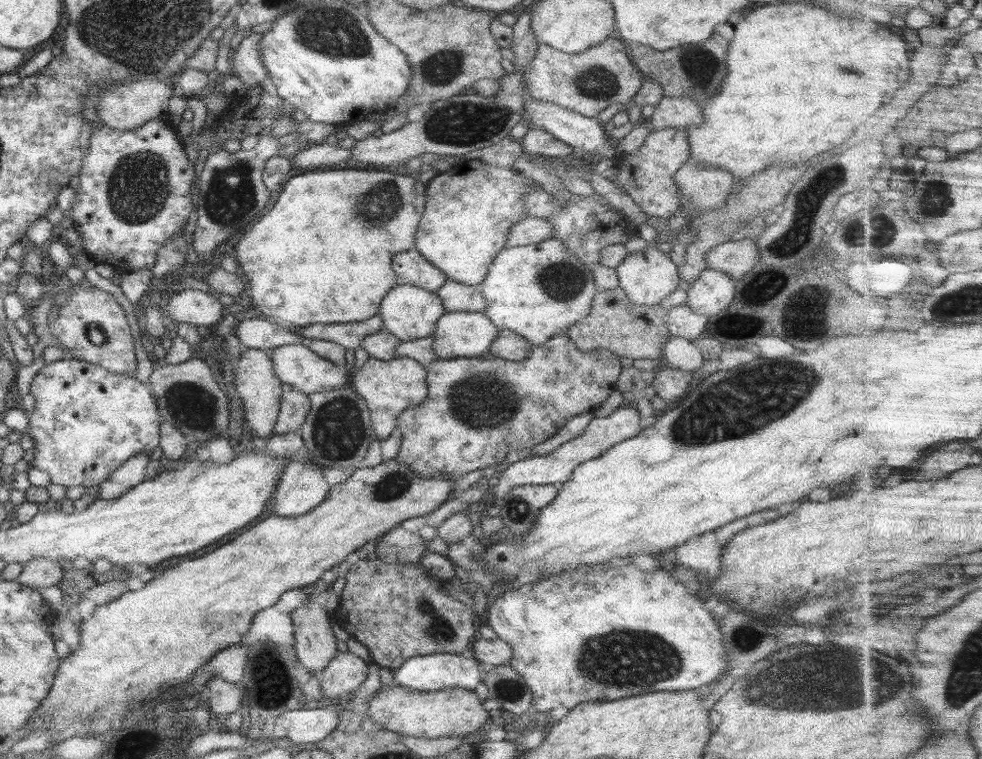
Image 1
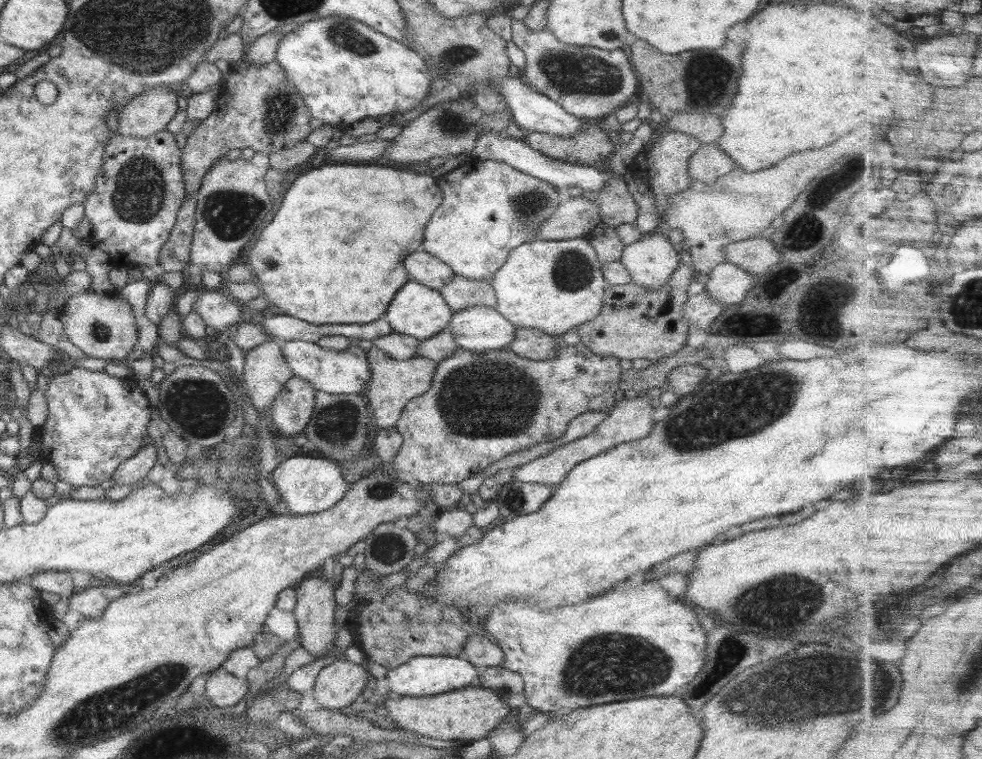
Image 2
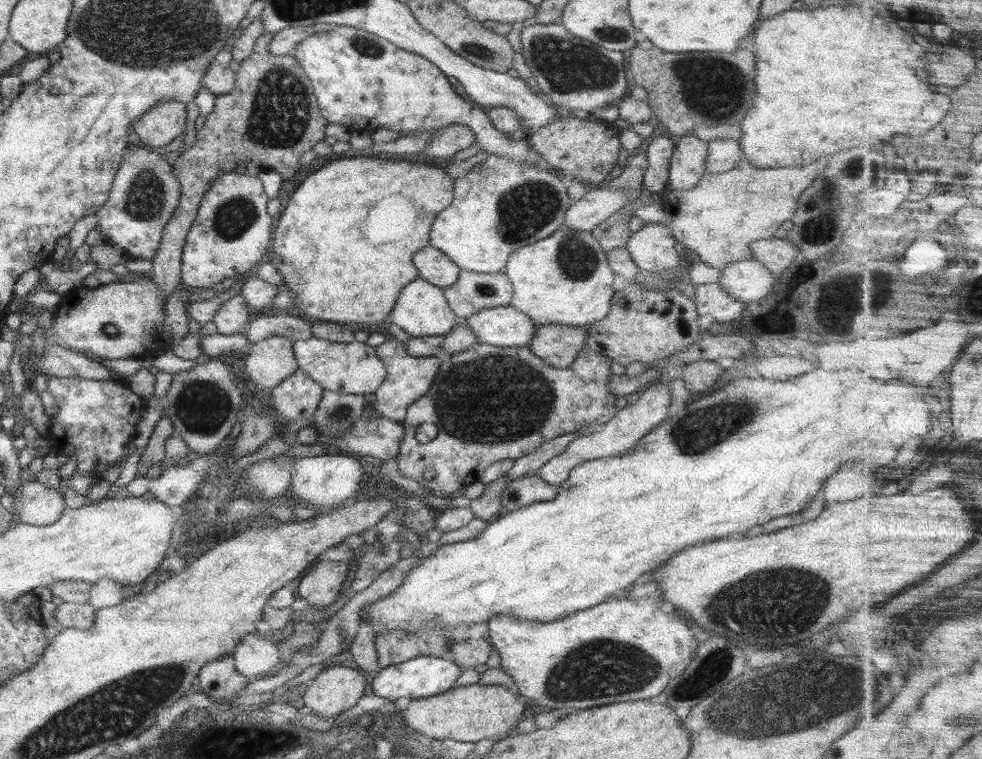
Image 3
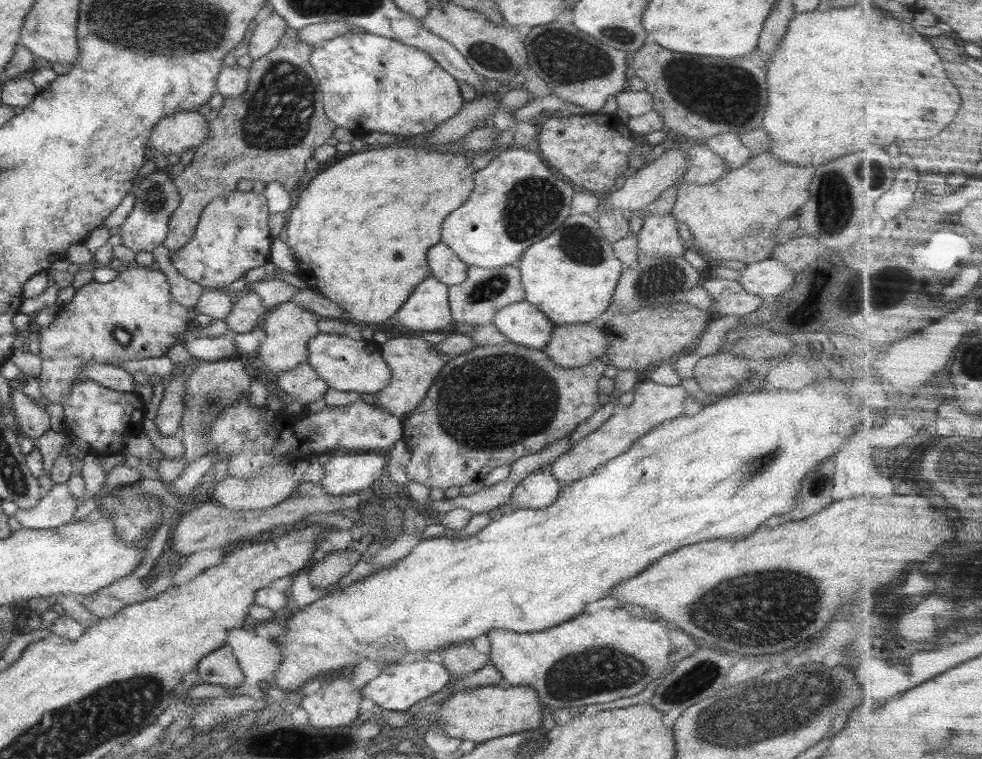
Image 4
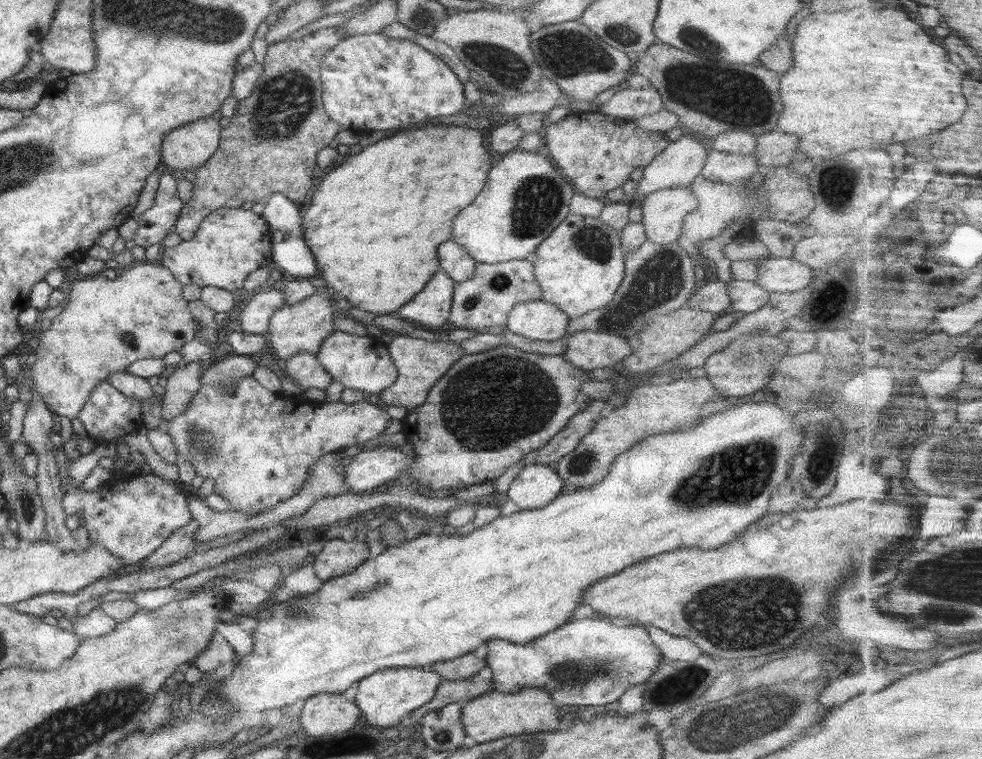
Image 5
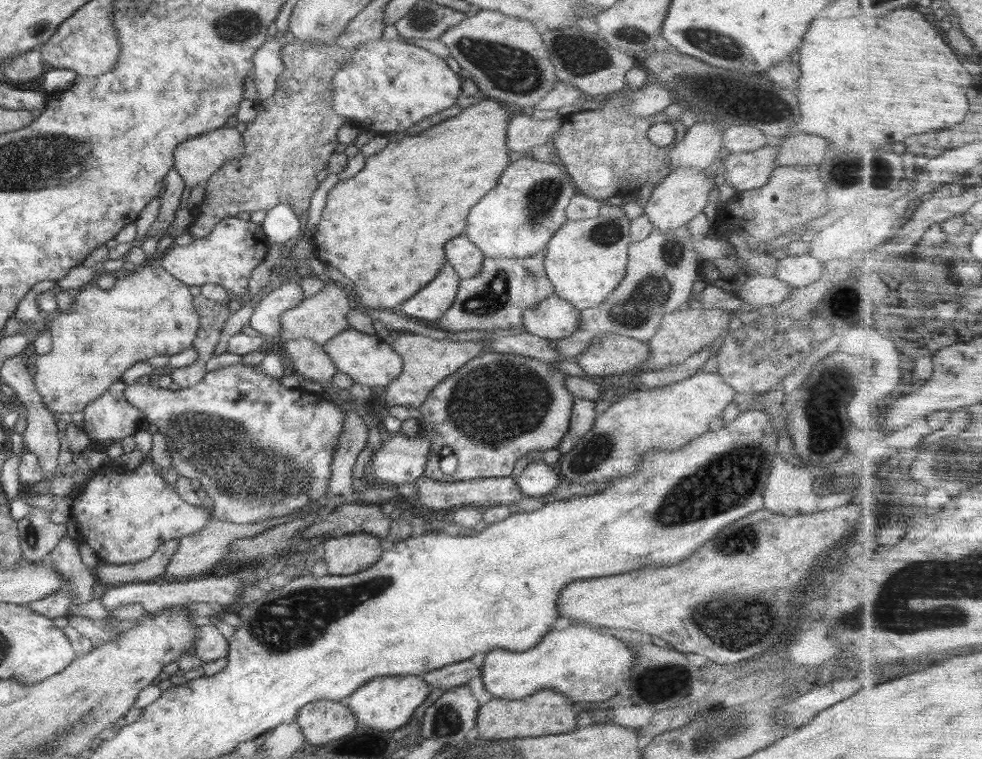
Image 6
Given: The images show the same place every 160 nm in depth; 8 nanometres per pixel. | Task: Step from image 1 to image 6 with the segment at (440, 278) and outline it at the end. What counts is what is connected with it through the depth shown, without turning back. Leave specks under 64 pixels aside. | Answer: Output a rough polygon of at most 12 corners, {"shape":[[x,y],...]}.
{"shape":[[467,236],[445,244],[460,279],[480,273],[483,252]]}

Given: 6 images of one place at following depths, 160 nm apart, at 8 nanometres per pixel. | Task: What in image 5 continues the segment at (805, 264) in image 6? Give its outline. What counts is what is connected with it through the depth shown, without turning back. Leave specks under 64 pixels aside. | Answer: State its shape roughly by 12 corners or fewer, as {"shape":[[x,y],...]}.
{"shape":[[793,256],[759,263],[768,293],[797,292],[812,269]]}

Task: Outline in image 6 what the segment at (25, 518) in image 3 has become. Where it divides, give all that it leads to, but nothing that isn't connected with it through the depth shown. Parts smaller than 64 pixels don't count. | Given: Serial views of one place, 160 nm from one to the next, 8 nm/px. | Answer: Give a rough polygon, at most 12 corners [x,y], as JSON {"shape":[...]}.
{"shape":[[149,459],[88,477],[71,518],[99,562],[144,561],[198,532]]}

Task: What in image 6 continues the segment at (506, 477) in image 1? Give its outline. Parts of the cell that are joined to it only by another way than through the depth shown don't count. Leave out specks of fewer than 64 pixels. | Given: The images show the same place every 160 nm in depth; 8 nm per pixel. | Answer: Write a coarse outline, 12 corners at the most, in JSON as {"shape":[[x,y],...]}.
{"shape":[[700,372],[632,391],[596,418],[560,476],[604,484],[708,432],[736,390]]}

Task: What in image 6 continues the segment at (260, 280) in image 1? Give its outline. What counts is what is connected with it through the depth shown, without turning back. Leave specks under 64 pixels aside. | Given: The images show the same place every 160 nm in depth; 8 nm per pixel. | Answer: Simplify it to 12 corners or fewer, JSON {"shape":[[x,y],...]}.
{"shape":[[481,97],[328,191],[311,245],[397,311],[511,163]]}

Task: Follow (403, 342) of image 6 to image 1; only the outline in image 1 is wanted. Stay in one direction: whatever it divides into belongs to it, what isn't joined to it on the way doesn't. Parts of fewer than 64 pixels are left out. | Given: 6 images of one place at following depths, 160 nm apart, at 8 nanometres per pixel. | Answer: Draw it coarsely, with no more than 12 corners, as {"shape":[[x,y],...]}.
{"shape":[[369,357],[349,387],[366,401],[376,439],[427,395],[425,366]]}

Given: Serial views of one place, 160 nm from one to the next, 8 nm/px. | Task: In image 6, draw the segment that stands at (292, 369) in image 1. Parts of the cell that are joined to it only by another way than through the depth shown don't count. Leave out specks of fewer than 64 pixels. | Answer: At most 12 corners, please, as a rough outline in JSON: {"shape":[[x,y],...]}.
{"shape":[[352,328],[322,348],[354,383],[390,384],[402,357]]}

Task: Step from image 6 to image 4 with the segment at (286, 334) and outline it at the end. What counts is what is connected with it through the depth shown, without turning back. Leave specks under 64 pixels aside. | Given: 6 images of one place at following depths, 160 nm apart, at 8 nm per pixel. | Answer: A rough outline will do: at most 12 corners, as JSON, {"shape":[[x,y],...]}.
{"shape":[[281,303],[261,323],[271,376],[308,361],[320,317]]}

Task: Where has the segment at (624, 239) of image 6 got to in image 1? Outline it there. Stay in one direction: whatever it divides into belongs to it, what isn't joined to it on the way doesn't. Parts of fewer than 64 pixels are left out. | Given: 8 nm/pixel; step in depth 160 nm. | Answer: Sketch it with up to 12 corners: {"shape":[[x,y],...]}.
{"shape":[[556,238],[504,247],[480,290],[540,346],[586,319],[591,268]]}

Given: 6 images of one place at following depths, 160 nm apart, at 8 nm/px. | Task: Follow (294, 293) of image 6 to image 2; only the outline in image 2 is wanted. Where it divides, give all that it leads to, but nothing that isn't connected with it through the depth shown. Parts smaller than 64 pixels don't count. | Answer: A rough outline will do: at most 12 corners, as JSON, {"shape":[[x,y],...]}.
{"shape":[[208,289],[198,293],[192,312],[223,332],[240,324],[232,297]]}

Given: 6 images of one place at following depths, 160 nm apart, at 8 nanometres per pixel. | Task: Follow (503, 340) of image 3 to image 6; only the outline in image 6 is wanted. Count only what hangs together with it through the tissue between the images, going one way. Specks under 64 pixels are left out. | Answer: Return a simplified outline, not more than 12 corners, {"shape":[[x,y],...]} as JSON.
{"shape":[[553,294],[522,317],[554,341],[577,331],[580,311]]}

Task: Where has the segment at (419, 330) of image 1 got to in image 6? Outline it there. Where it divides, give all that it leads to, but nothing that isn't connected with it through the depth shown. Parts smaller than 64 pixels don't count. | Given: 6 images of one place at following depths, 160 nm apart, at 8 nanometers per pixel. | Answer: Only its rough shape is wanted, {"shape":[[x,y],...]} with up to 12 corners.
{"shape":[[447,262],[434,280],[402,302],[409,318],[438,320],[460,280]]}

